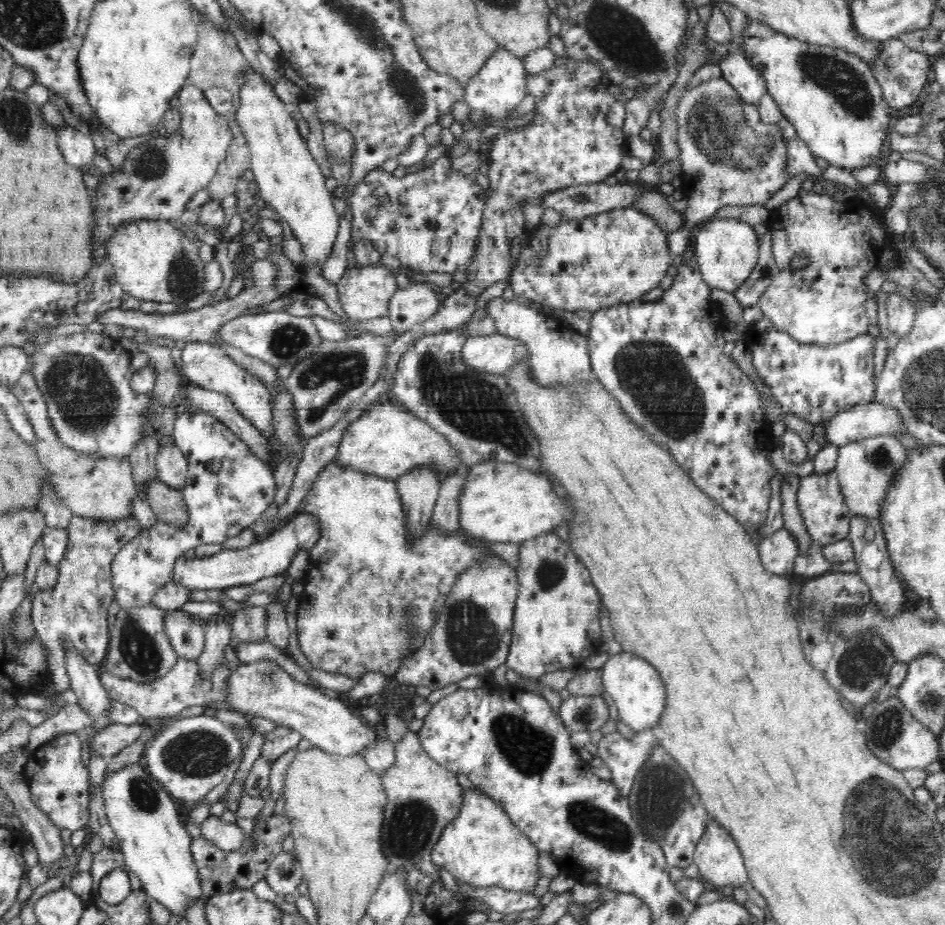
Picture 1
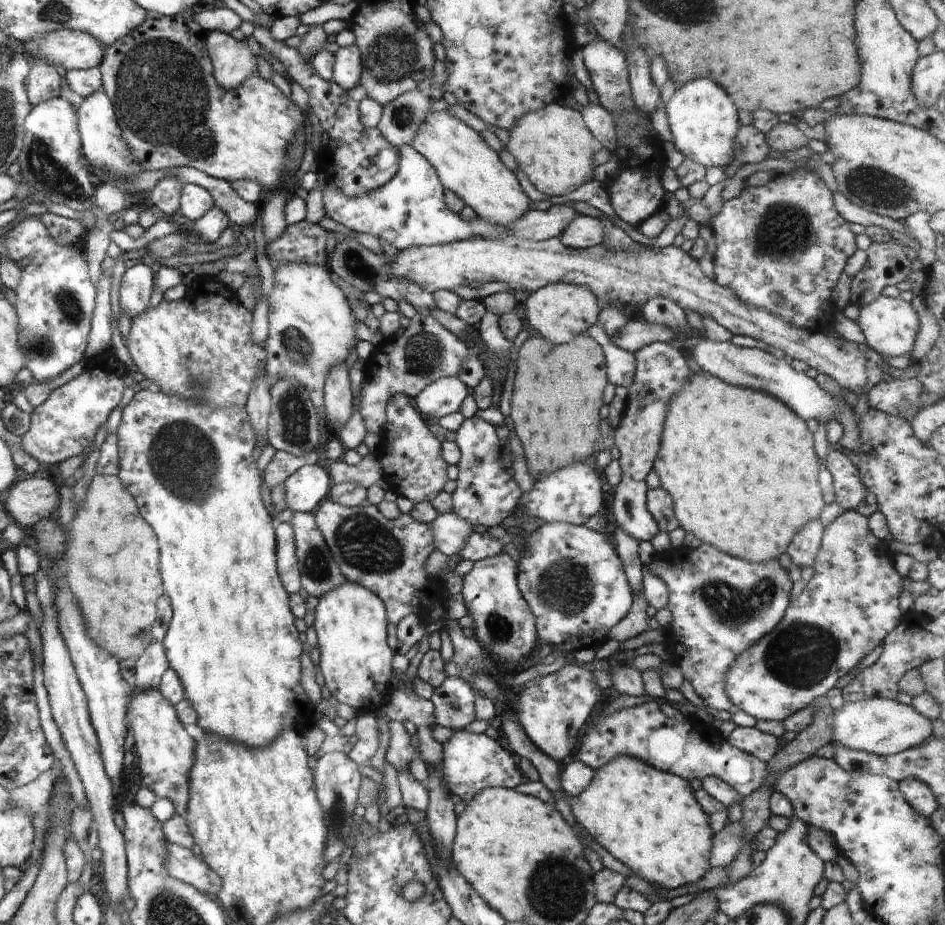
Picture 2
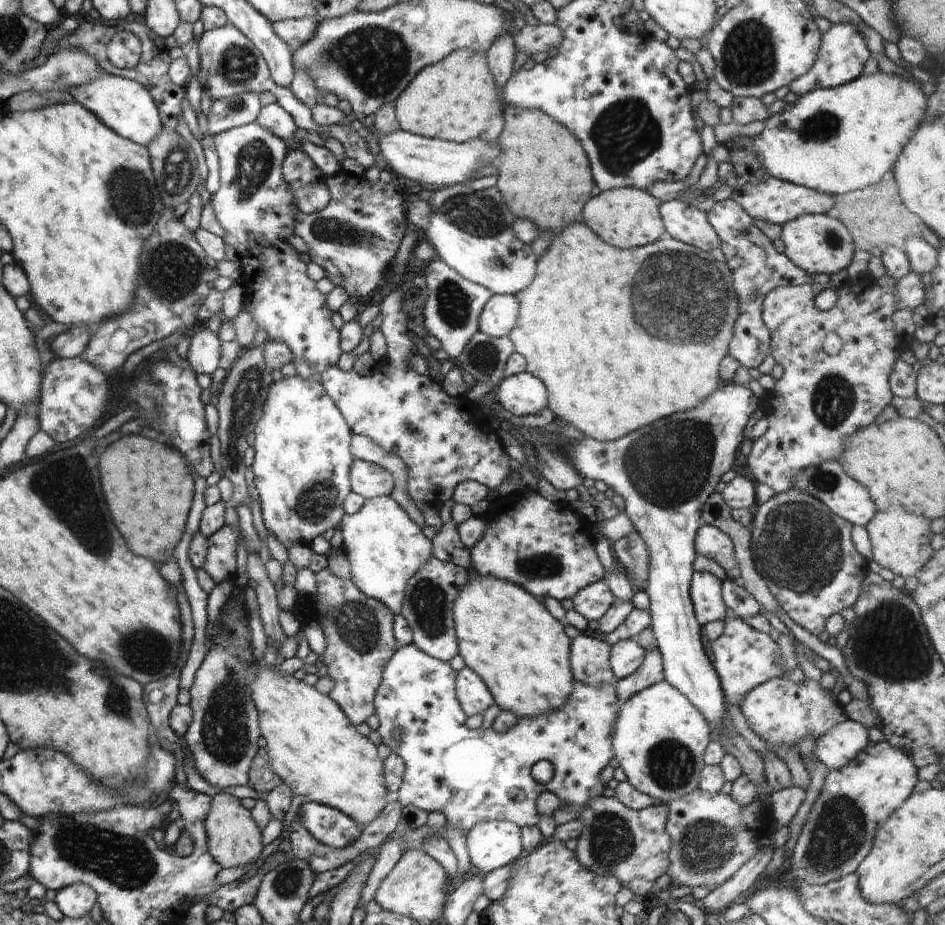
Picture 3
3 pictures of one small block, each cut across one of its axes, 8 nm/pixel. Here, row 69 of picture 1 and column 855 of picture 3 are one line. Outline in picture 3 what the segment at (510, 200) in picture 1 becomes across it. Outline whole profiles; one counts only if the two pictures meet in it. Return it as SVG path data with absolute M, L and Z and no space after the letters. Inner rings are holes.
M796 488L776 493L767 502L755 507L749 542L754 568L782 610L798 626L815 636L826 630L826 621L832 614L853 608L862 592L862 580L868 571L869 560L856 550L852 541L852 528L848 520L834 514L824 502Z

